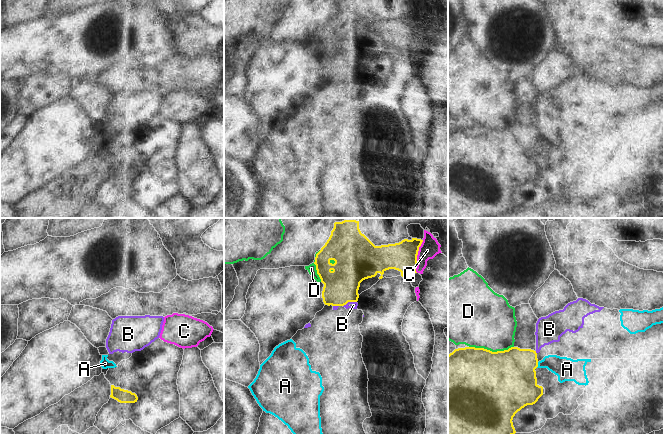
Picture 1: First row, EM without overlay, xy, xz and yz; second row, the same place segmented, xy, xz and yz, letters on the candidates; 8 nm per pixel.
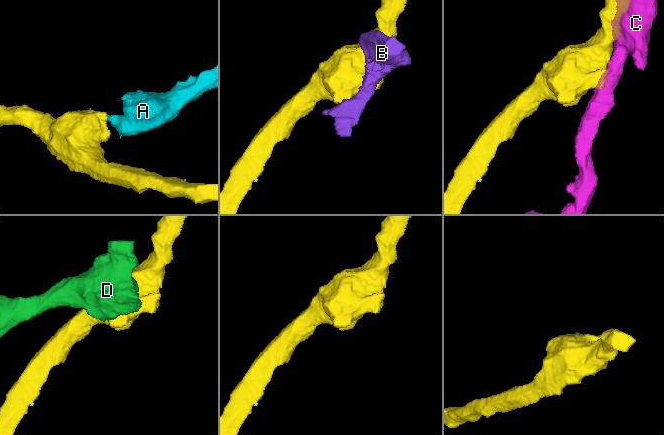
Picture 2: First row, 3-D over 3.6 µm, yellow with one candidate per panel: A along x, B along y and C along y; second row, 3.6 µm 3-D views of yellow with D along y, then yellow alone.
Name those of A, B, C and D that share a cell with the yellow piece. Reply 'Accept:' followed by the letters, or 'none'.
Accept: none

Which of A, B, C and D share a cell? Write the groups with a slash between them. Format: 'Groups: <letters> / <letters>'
Groups: A B / C / D

